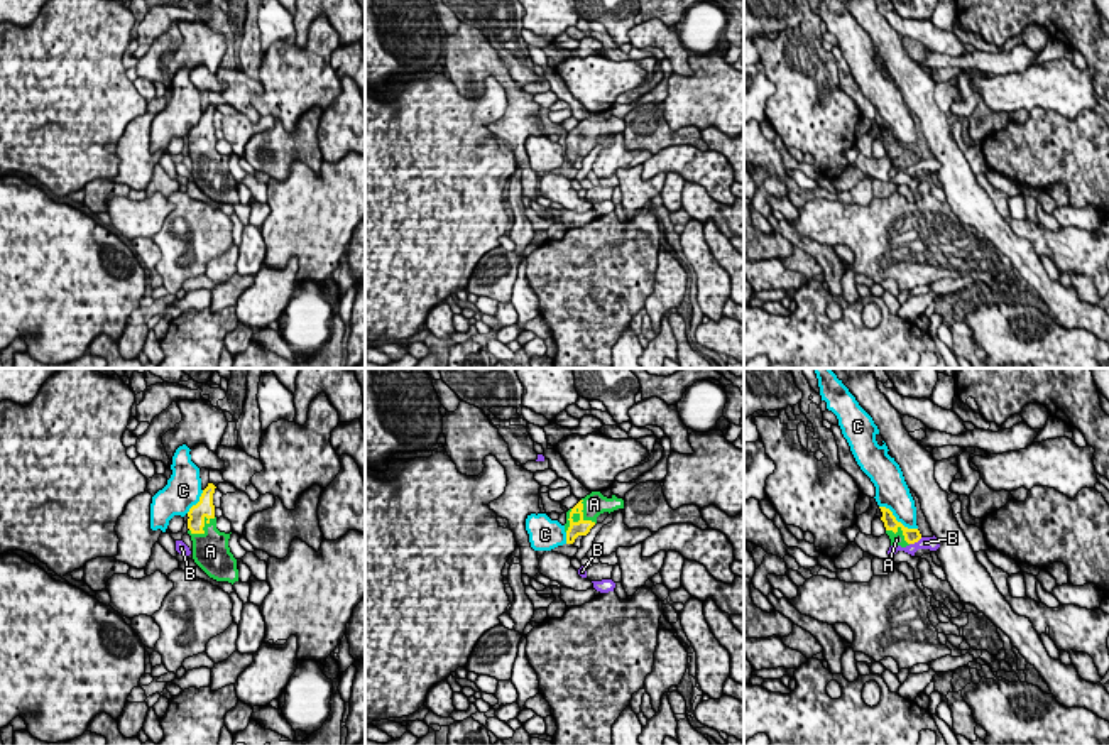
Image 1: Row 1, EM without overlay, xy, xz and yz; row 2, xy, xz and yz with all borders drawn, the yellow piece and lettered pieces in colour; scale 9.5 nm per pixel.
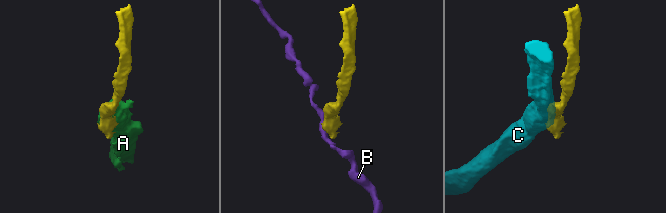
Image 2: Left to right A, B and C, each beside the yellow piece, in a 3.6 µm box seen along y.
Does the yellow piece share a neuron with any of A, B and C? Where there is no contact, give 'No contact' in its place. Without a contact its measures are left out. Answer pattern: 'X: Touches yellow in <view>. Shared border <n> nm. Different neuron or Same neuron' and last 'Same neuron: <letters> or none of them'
A: Touches yellow in xz. Shared border 360 nm. Same neuron
B: Touches yellow in yz. Shared border 140 nm. Different neuron
C: Touches yellow in yz. Shared border 440 nm. Different neuron
Same neuron: A

